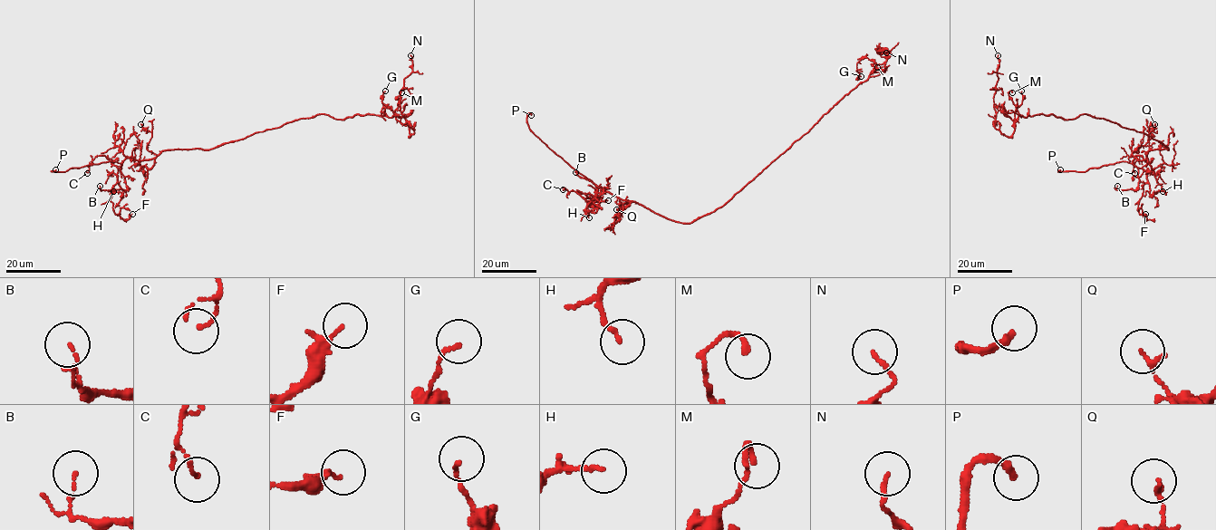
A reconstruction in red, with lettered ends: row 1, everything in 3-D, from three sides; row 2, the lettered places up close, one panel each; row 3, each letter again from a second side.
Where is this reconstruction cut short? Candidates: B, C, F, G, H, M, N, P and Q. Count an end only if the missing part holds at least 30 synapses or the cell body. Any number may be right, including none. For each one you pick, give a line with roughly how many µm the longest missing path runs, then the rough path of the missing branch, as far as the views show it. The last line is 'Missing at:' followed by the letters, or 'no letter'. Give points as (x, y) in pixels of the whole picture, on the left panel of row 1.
P: about 25 µm are missing
Missing at: P

